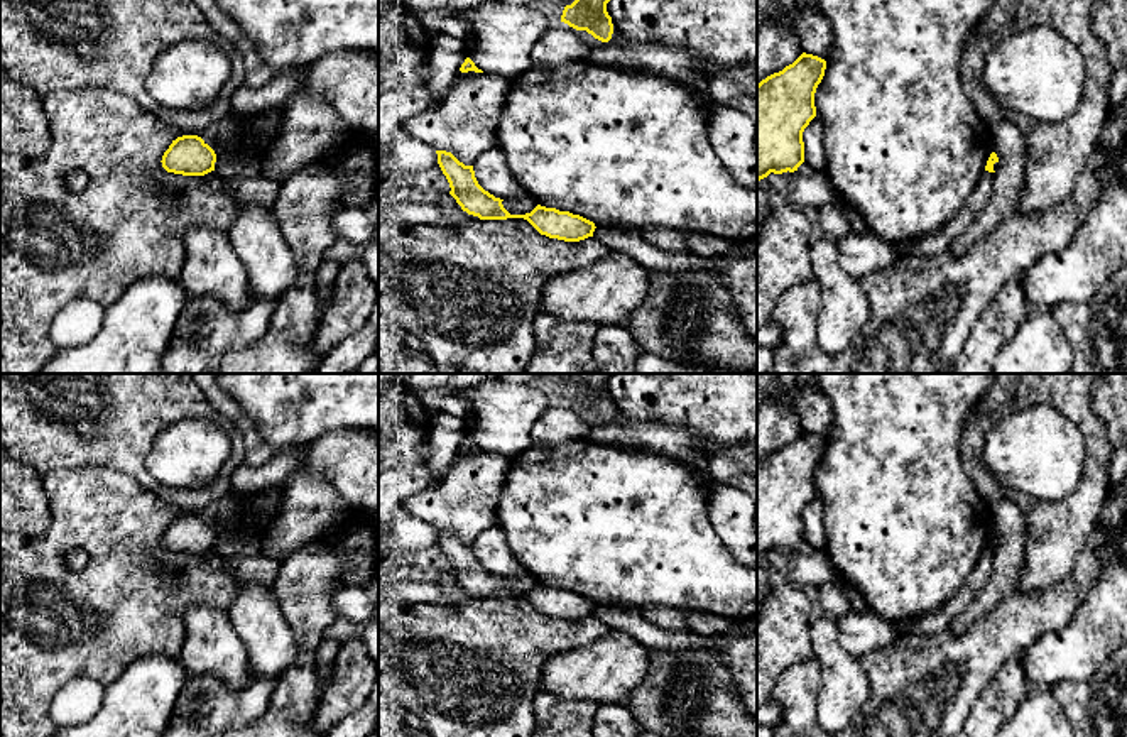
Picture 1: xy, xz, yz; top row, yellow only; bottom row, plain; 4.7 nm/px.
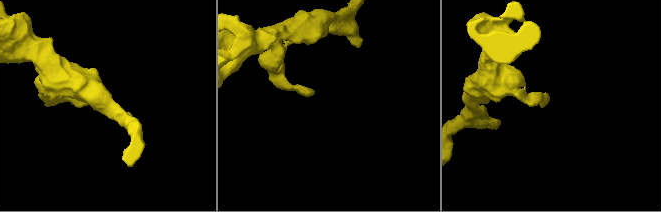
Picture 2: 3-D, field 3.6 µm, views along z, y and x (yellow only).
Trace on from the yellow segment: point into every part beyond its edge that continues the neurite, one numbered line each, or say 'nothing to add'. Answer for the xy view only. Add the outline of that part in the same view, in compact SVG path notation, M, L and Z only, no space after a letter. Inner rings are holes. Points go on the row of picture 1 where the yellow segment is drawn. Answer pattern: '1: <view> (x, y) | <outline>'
nothing to add

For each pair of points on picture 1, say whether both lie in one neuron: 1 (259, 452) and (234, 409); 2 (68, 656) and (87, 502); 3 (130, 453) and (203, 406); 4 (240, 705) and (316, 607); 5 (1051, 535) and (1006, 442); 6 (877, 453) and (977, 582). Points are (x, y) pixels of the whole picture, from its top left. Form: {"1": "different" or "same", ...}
{"1": "same", "2": "same", "3": "same", "4": "different", "5": "different", "6": "different"}

